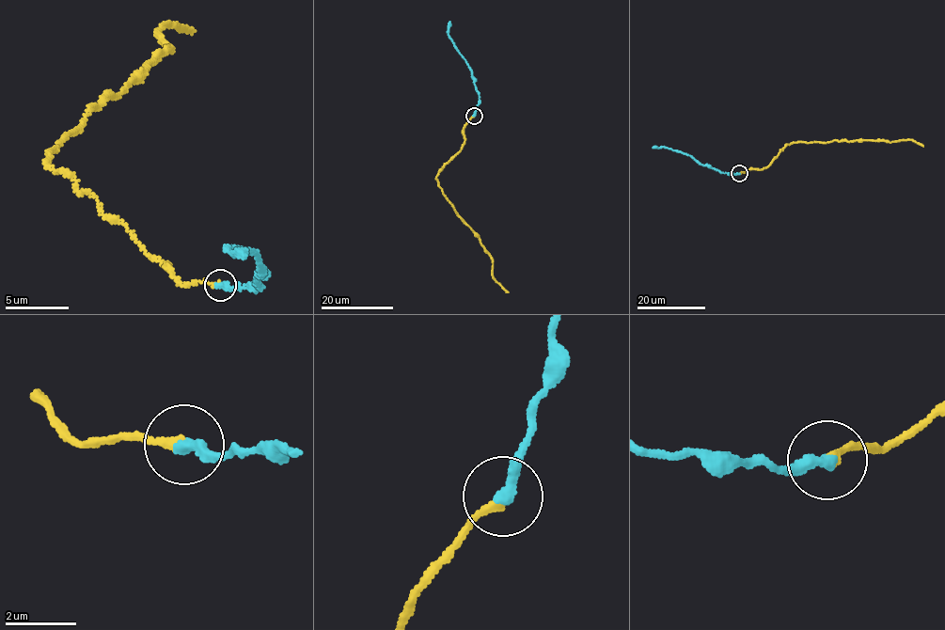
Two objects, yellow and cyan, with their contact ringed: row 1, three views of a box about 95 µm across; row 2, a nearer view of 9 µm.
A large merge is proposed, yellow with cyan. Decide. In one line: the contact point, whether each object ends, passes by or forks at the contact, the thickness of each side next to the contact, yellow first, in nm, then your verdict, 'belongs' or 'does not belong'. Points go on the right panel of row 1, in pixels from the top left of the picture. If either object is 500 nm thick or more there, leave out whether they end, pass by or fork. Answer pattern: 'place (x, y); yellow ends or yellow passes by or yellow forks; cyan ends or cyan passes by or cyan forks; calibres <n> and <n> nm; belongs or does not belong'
place (739, 173); yellow ends; cyan ends; calibres 280 and 360 nm; belongs

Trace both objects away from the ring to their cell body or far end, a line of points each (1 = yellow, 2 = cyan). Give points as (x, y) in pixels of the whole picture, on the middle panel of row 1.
1: (473, 115), (464, 124), (462, 149), (436, 179), (455, 212), (491, 257), (493, 277), (508, 292)
2: (473, 115), (479, 93), (472, 70), (448, 35), (450, 22)

